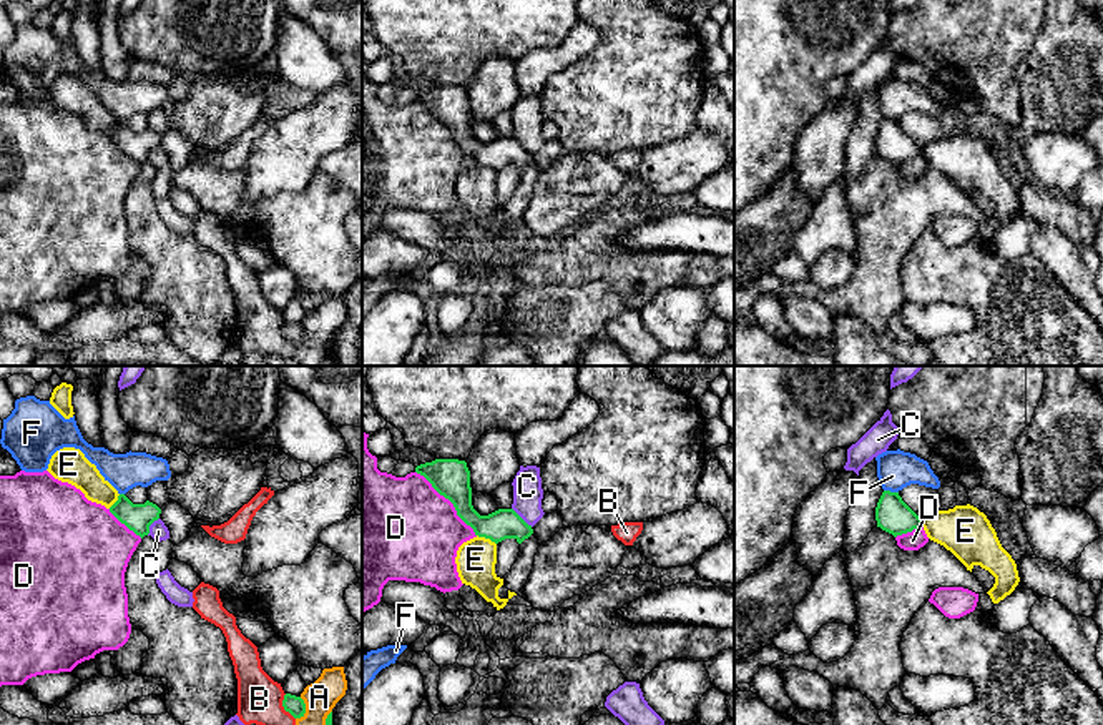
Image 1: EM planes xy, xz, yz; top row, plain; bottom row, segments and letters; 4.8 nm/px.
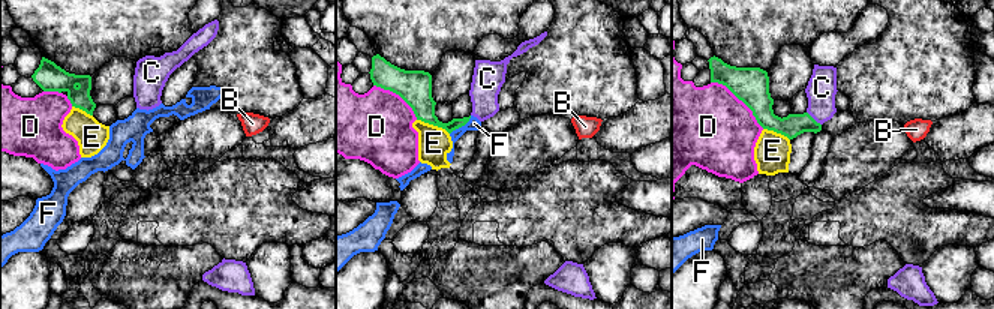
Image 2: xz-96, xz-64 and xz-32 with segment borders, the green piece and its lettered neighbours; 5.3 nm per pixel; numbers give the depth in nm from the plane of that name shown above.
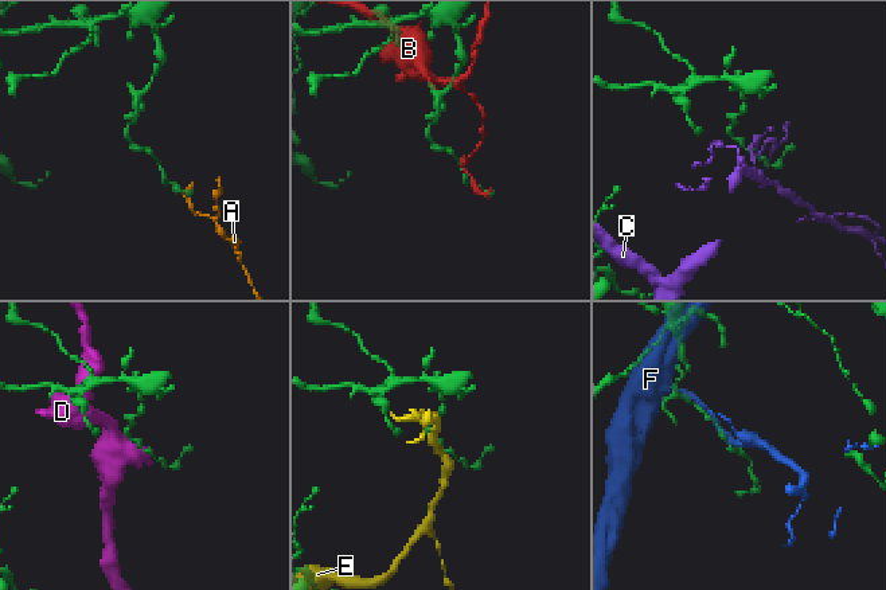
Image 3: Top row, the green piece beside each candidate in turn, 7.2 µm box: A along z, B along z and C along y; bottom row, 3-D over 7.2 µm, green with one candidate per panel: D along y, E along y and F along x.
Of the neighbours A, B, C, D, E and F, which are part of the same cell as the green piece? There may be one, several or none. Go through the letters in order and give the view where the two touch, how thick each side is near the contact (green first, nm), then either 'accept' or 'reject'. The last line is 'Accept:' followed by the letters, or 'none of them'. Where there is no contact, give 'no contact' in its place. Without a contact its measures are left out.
A: xy | 90/160 nm | reject
B: xy | 90/220 nm | reject
C: xz | 150/140 nm | reject
D: xz | 190/460 nm | reject
E: xz | 150/190 nm | reject
F: yz | 170/190 nm | reject
Accept: none of them

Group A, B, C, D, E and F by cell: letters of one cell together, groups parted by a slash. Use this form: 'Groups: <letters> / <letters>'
Groups: A B / C / D / E / F

